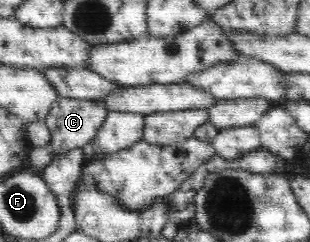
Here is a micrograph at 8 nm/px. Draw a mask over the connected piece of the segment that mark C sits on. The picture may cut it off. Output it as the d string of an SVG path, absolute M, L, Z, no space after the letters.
M58 97L44 120L56 157L91 142L108 112L99 100Z

